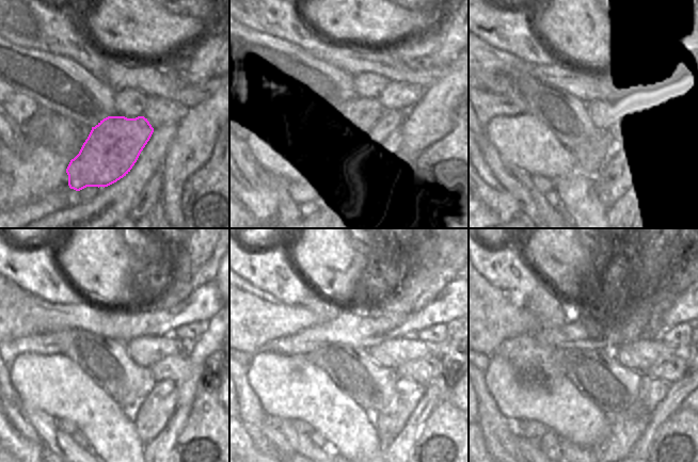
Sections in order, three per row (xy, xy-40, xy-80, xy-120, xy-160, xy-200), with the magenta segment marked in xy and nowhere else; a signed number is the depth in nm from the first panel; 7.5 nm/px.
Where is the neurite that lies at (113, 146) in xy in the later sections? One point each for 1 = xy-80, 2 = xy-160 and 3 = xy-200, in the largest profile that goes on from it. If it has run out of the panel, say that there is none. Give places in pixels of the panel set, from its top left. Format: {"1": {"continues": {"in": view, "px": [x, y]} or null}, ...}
{"1": {"continues": {"in": "xy-80", "px": [595, 159]}}, "2": {"continues": {"in": "xy-160", "px": [301, 426]}}, "3": {"continues": {"in": "xy-200", "px": [530, 429]}}}

